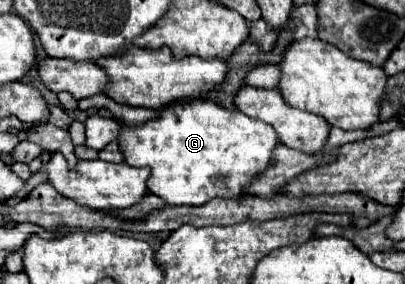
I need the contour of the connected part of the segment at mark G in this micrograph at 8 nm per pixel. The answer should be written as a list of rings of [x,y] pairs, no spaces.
[[[210,99],[198,101],[174,101],[170,107],[158,111],[156,119],[140,125],[124,125],[118,135],[118,147],[128,165],[150,167],[150,193],[162,197],[170,205],[204,205],[210,199],[238,199],[242,187],[254,179],[270,163],[272,151],[278,145],[272,125],[252,119],[238,109],[226,109]]]

